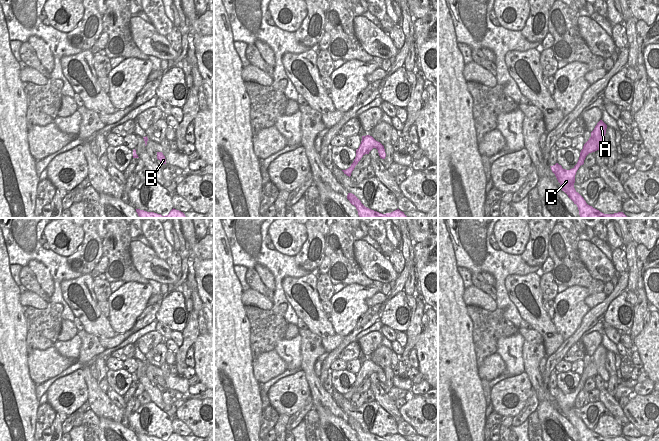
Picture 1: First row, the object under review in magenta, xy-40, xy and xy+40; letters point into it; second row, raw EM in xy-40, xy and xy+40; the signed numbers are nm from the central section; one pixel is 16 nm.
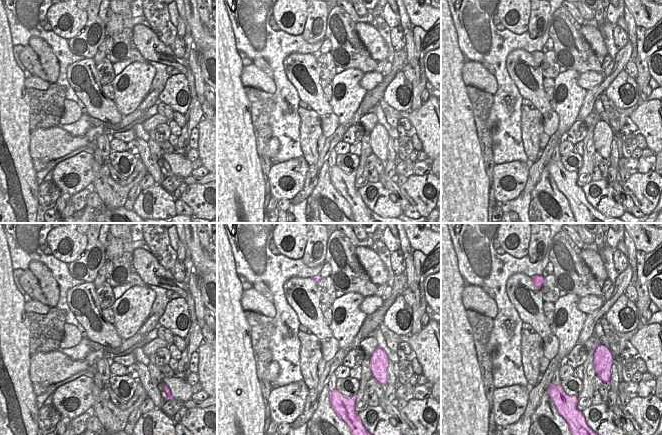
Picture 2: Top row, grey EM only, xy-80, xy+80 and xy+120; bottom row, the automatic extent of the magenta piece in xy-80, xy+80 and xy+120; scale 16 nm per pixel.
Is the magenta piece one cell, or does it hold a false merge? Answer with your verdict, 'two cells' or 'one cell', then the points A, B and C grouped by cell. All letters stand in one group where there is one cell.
one cell; A B C

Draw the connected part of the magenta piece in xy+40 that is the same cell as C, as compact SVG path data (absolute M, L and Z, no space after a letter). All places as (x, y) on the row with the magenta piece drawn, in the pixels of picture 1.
M600 120L591 132L591 137L584 144L580 152L580 157L577 164L570 170L563 169L561 165L556 163L551 167L552 172L555 174L558 182L561 185L568 197L577 205L580 218L629 218L623 212L614 214L604 214L599 210L588 205L584 198L575 190L575 175L589 153L599 150L604 157L609 156L609 149L605 143L607 125Z

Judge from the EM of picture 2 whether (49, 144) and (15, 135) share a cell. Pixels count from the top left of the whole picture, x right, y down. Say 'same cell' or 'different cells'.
different cells

